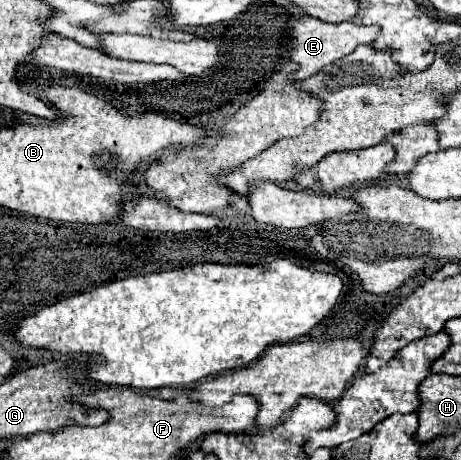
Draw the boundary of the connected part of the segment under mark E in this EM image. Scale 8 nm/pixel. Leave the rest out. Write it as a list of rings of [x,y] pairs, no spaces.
[[[304,16],[294,22],[292,26],[292,42],[290,52],[292,60],[300,64],[300,70],[294,74],[294,80],[306,80],[312,74],[320,72],[324,66],[334,64],[336,60],[350,54],[358,44],[372,44],[376,36],[380,34],[380,28],[376,26],[364,26],[360,22],[340,22],[340,24],[328,24],[322,20],[316,20],[314,16]]]

